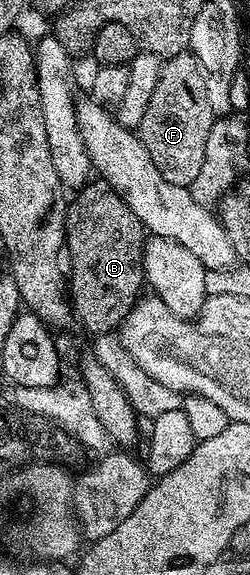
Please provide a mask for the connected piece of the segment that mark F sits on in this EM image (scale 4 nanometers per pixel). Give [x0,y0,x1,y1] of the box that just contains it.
[139,52,214,187]

